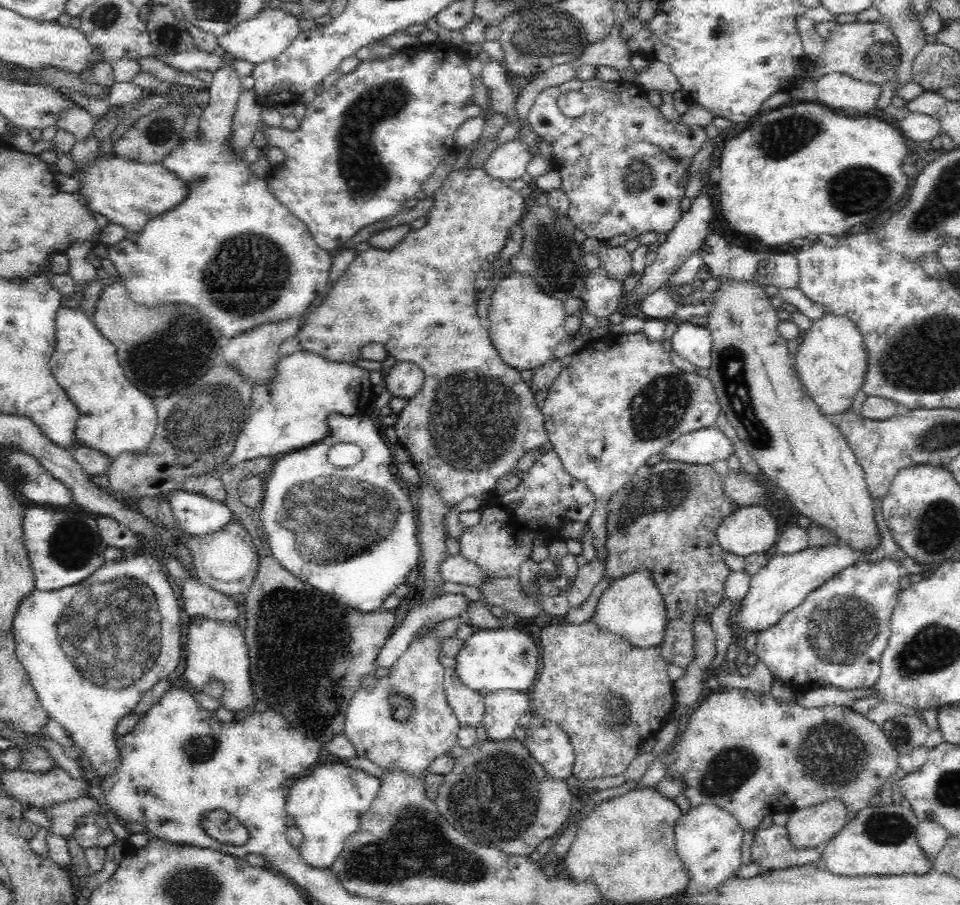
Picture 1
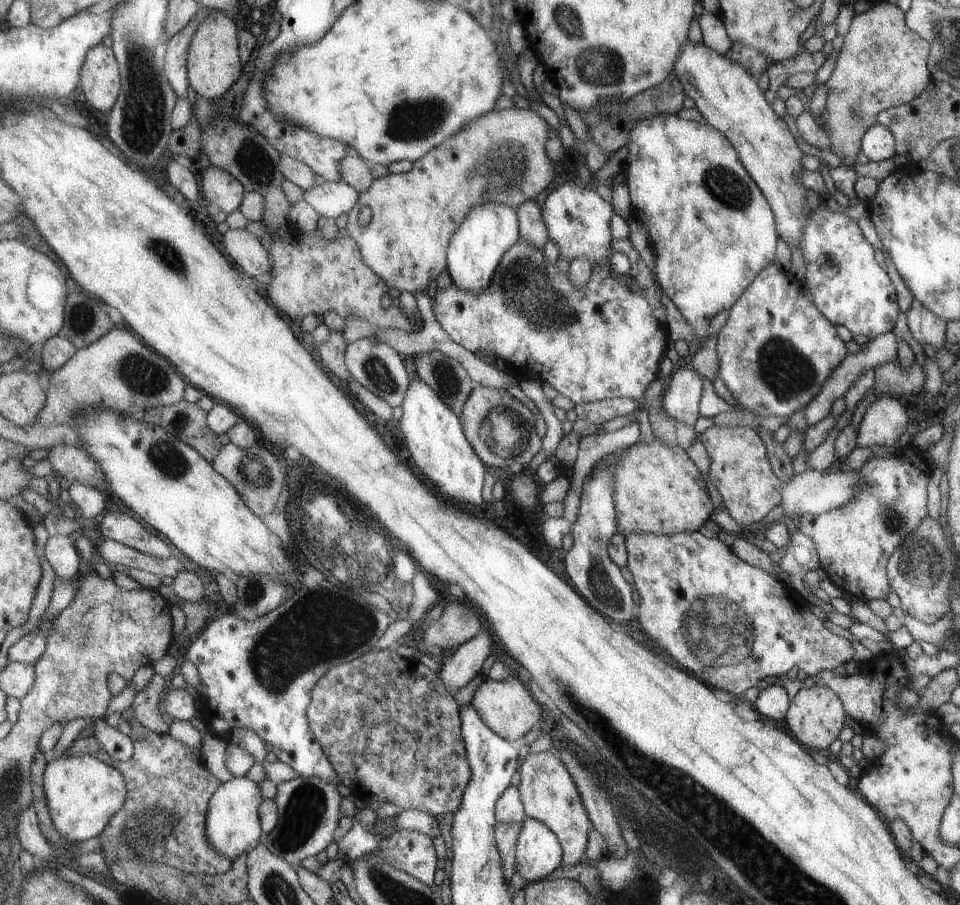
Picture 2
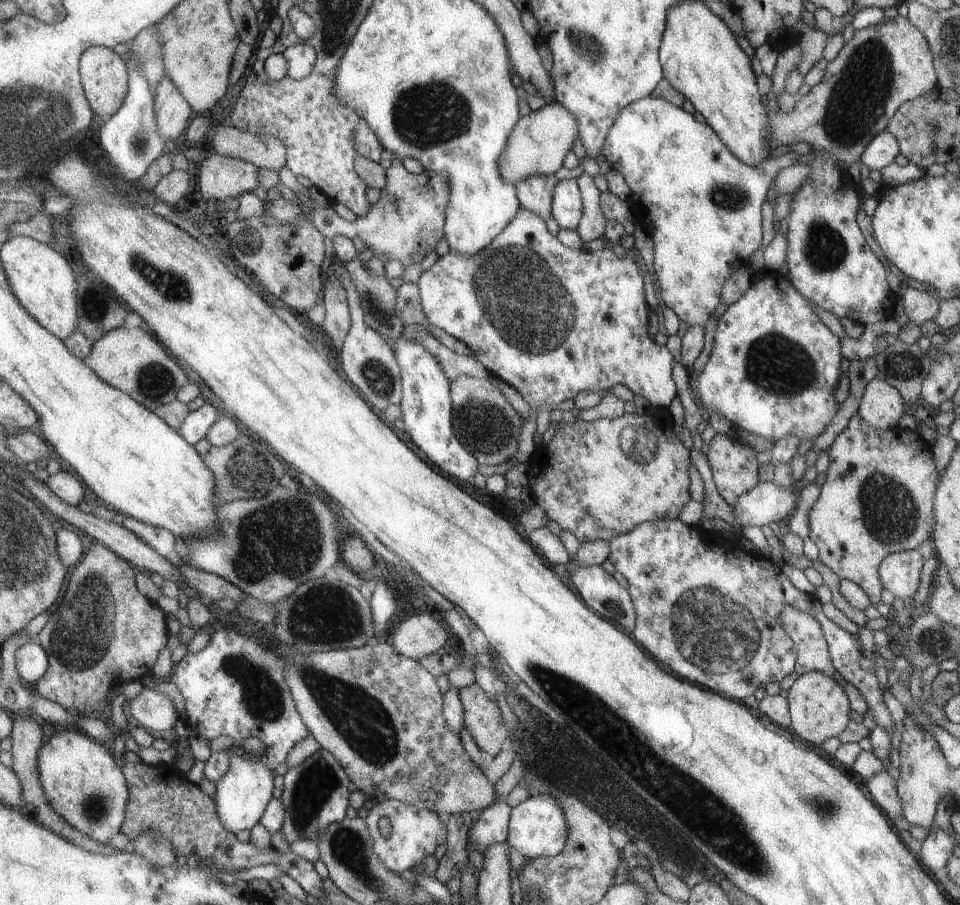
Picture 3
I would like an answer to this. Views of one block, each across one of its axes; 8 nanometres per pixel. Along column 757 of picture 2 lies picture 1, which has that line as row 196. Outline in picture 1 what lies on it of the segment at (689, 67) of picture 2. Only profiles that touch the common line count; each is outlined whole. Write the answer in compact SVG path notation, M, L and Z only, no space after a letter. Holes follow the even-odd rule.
M110 158L102 164L94 164L90 174L82 178L82 184L82 194L90 200L90 206L96 212L134 234L141 234L150 219L168 214L168 210L180 206L188 194L188 185L160 163L132 162L122 158Z

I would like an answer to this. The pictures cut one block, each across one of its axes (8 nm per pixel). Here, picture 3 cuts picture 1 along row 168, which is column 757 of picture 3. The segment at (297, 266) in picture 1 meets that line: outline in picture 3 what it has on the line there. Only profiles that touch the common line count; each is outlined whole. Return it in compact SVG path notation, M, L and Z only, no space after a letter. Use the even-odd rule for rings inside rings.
M651 96L643 97L633 103L629 103L627 107L621 110L615 122L612 124L607 138L604 140L602 155L609 163L610 168L617 170L624 178L625 184L630 192L625 201L631 205L631 211L635 221L641 224L652 239L654 246L653 268L661 290L660 295L665 306L670 308L681 321L682 329L689 328L693 325L705 324L707 318L709 318L709 314L713 312L713 308L719 304L719 294L722 294L721 286L724 286L723 280L727 279L728 276L739 267L747 265L749 256L759 248L759 244L761 244L761 240L763 240L759 210L761 210L761 204L765 201L765 192L767 192L773 176L779 172L779 168L797 164L799 155L793 151L783 152L782 149L773 156L762 160L761 164L757 166L752 167L743 164L736 156L733 156L732 152L729 152L728 147L707 123L699 123L693 119L692 114L683 111L681 107L677 108L675 105L669 104L669 101Z

